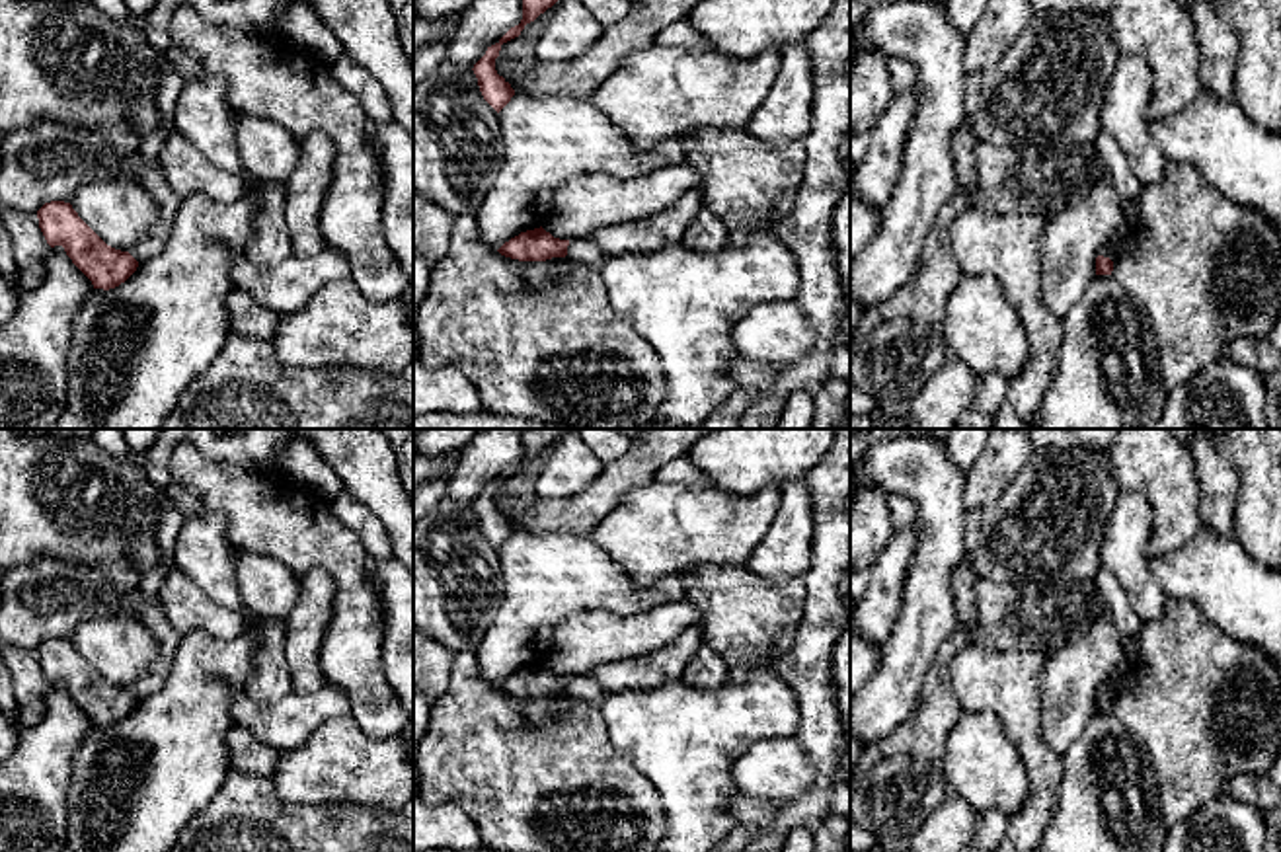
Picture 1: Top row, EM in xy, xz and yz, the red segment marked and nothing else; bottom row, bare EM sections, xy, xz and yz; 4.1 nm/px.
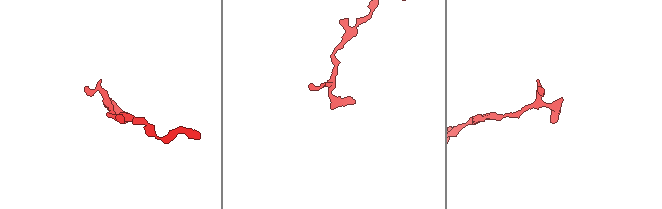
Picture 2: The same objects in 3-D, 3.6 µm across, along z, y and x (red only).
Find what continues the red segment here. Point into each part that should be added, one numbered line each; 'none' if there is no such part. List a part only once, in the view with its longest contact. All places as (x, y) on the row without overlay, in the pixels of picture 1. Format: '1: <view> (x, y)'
none

